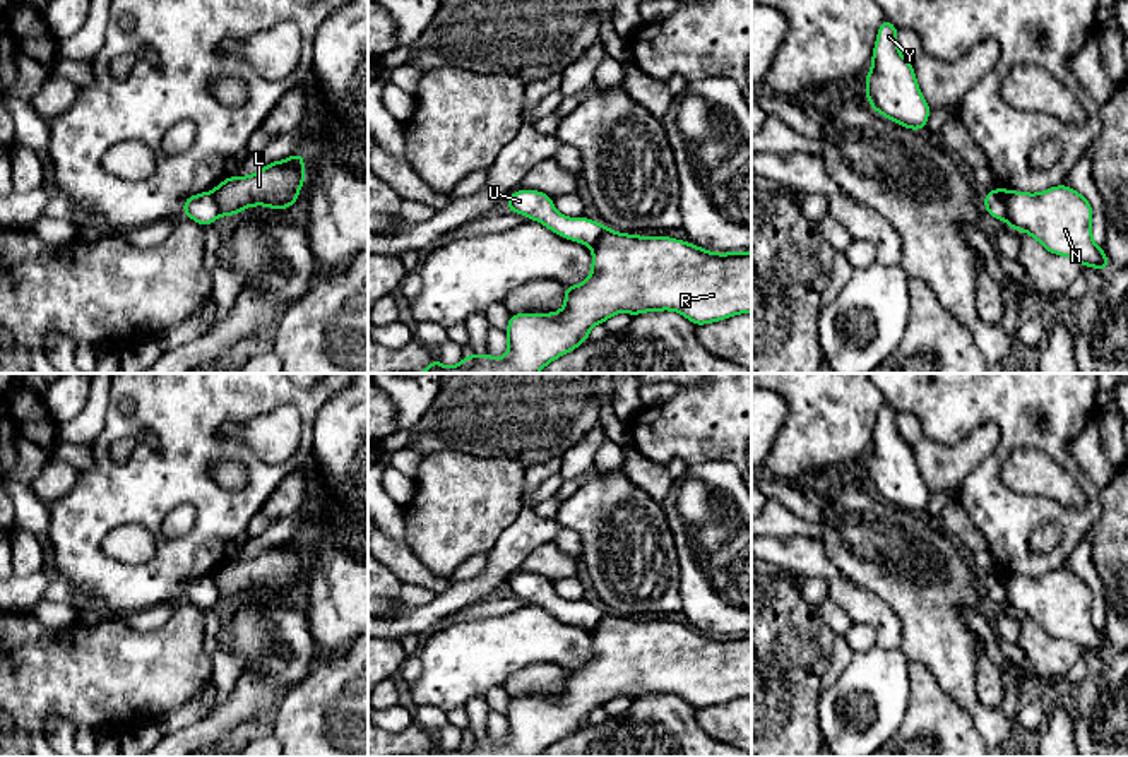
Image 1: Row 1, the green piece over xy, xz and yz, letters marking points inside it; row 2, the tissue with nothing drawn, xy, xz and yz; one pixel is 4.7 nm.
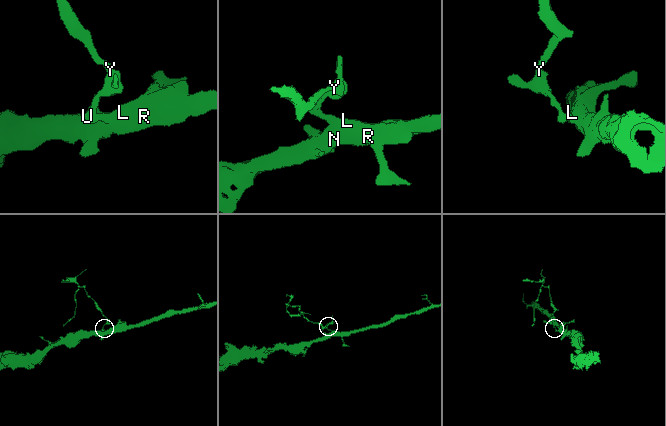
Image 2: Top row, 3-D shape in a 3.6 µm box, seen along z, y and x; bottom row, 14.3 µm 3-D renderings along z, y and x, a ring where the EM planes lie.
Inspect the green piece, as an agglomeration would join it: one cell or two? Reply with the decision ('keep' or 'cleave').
cleave

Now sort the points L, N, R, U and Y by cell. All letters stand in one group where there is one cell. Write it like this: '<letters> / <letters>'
L N R / U Y

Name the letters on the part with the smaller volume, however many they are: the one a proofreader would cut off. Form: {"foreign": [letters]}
{"foreign": ["U", "Y"]}

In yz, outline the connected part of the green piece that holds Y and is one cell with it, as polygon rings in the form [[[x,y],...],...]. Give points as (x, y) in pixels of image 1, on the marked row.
[[[887,17],[880,24],[871,70],[864,79],[866,99],[885,118],[923,130],[931,108],[921,94],[912,63],[899,50],[897,31]]]

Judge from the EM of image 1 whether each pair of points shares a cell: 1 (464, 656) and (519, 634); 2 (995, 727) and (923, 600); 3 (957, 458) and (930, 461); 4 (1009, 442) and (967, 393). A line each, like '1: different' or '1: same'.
1: same
2: same
3: same
4: same

